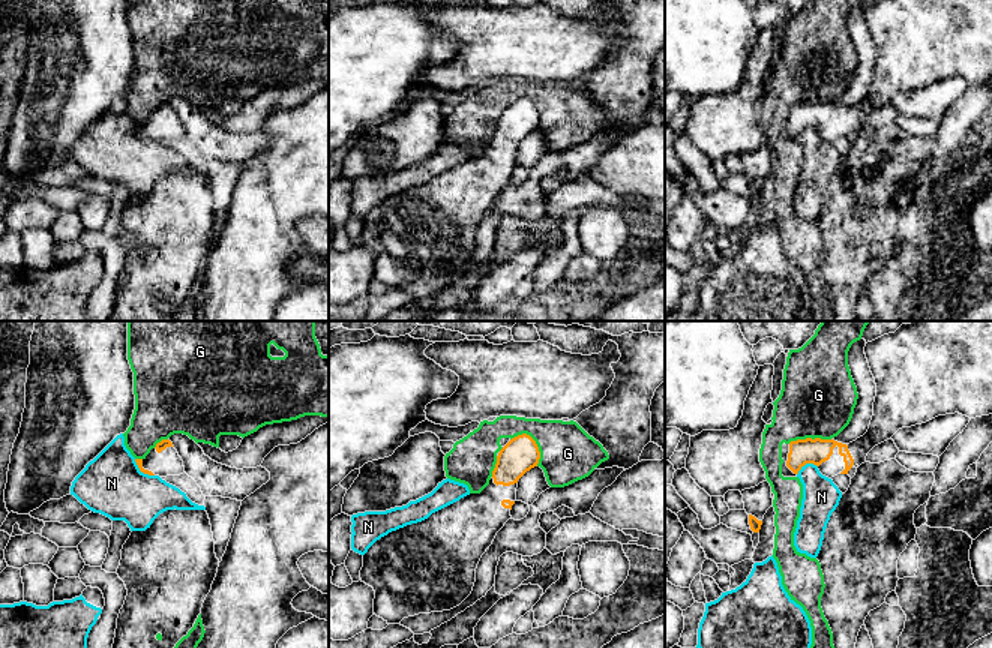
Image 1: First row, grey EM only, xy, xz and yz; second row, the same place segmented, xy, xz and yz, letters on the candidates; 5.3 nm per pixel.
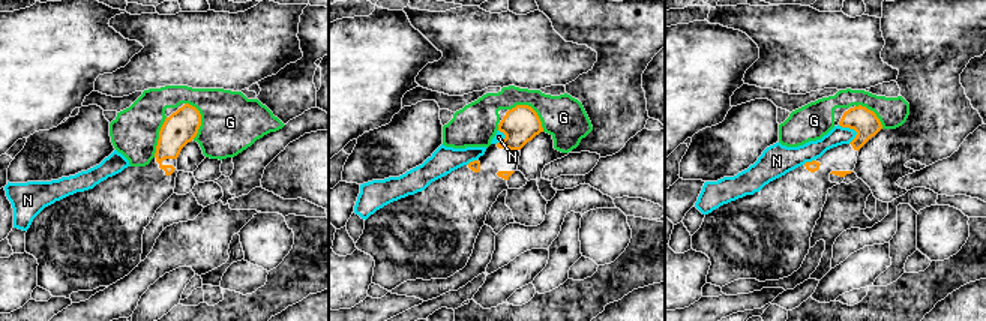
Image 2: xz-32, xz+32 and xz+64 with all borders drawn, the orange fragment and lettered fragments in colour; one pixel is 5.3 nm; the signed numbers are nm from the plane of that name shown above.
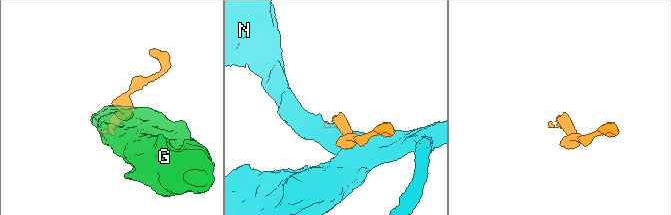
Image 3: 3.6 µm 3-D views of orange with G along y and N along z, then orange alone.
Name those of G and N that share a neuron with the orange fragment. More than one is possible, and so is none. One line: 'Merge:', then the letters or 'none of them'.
Merge: none of them

